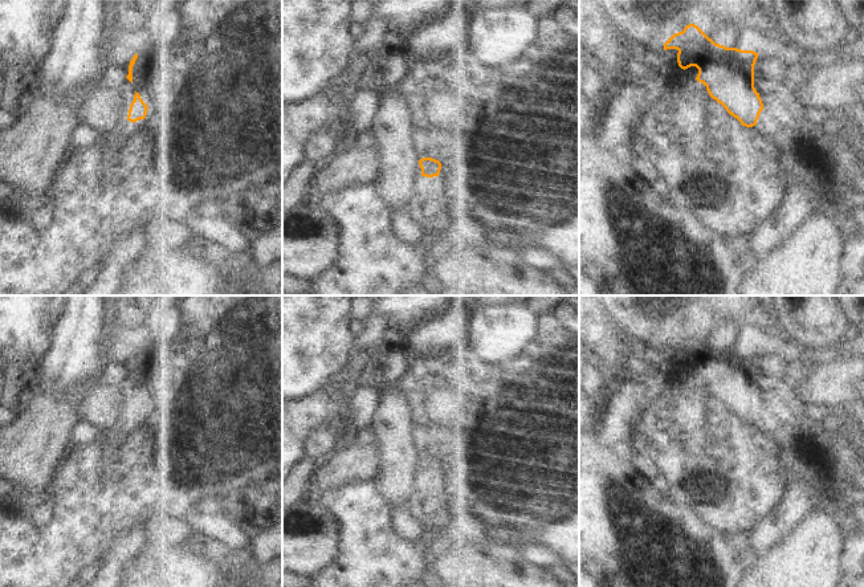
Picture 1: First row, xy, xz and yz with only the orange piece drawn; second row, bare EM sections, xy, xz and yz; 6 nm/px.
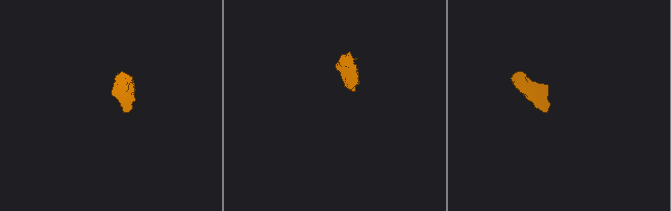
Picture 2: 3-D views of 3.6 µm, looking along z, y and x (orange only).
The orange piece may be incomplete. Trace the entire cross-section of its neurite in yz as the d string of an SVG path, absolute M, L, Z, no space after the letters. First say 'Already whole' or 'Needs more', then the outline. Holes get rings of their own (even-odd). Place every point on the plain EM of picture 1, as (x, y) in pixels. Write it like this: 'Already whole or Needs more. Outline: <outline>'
Needs more. Outline: M689 321L682 329L675 330L664 341L664 347L677 346L677 359L681 366L696 363L696 376L706 383L709 392L721 400L726 408L737 415L742 423L755 424L765 433L770 433L778 445L779 461L788 480L802 482L807 490L814 510L826 511L834 518L834 535L848 531L853 525L849 494L849 480L841 454L841 447L832 429L830 416L815 413L807 408L786 404L765 404L759 390L754 384L754 362L758 350L716 341L697 322Z

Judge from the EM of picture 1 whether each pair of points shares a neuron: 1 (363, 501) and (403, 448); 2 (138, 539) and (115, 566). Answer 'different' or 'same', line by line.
1: different
2: same

